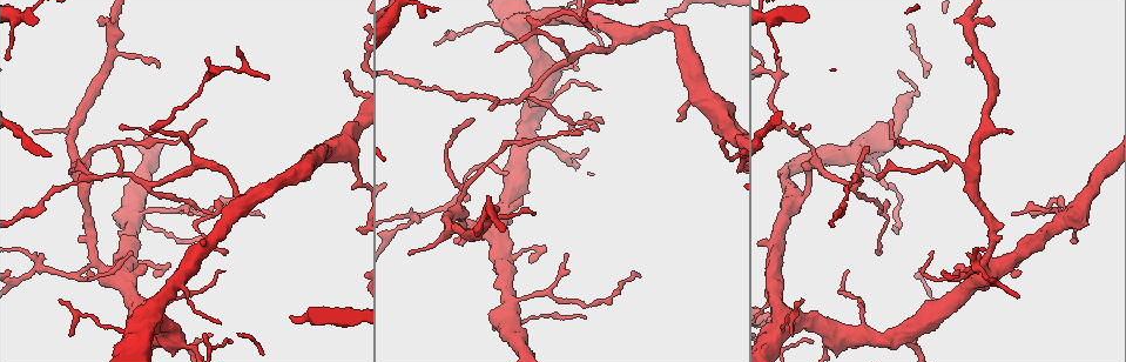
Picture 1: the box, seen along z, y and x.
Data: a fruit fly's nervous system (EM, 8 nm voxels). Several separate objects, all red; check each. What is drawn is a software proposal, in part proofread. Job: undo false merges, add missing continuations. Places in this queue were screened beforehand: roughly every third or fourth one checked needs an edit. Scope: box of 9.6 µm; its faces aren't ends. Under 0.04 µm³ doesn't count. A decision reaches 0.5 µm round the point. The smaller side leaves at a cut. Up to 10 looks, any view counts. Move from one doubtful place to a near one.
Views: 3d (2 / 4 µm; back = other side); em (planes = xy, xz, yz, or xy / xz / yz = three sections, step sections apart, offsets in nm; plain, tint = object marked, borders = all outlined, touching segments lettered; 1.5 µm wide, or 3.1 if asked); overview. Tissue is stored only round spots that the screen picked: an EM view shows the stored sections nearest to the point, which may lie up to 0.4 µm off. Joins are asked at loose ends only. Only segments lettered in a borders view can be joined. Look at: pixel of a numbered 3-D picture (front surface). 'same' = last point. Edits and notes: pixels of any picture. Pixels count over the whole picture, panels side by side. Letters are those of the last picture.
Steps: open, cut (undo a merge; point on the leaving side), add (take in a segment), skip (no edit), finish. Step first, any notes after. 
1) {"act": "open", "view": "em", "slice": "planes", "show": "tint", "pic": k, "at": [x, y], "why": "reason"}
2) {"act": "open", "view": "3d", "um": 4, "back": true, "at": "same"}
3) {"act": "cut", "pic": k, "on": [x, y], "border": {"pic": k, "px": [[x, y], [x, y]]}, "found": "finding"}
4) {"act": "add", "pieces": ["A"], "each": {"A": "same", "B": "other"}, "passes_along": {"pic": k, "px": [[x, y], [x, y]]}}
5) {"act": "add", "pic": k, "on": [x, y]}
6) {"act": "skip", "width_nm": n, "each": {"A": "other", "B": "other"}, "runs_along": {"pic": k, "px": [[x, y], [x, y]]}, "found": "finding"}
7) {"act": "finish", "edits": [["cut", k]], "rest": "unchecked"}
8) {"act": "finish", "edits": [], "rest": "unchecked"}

{"act": "open", "view": "em", "slice": "planes", "show": "plain", "pic": 1, "at": [509, 305], "why": "side arm on a straight run"}

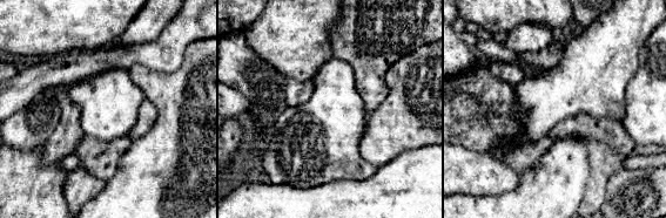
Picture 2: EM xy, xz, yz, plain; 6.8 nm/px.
{"act": "open", "view": "em", "slice": "planes", "show": "tint", "at": "same", "why": "where the object lies"}

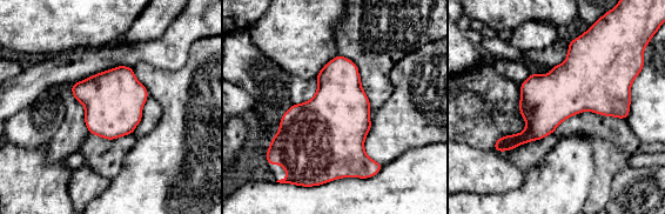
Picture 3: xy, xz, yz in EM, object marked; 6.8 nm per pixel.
{"act": "open", "view": "em", "slice": "planes", "show": "borders", "at": "same"}

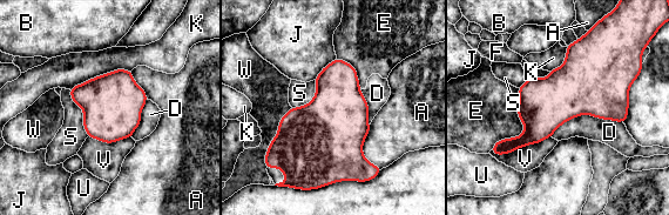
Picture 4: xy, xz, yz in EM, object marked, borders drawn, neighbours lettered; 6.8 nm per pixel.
{"act": "skip", "each": {"A": "other", "B": "other", "D": "other", "E": "other", "F": "other", "J": "other", "K": "other", "S": "other", "U": "other", "V": "other", "W": "other"}, "border": {"pic": 4, "px": [[68, 89], [88, 135]]}, "found": "continuous, no second neuron"}

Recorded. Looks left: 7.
{"act": "open", "view": "3d", "um": 2, "pic": 1, "at": [456, 214], "why": "a fork"}

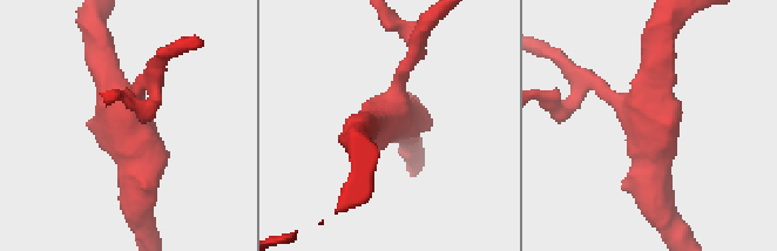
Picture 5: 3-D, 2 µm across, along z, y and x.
{"act": "open", "view": "em", "slice": "xz", "step": 8, "show": "borders", "pic": 5, "at": [129, 117], "arms": 3, "why": "need the tissue"}

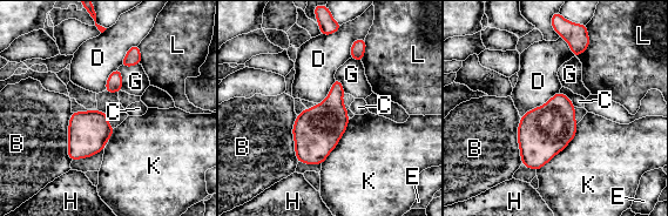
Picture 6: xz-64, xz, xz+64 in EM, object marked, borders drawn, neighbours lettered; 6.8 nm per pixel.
{"act": "skip", "each": {"B": "other", "C": "other", "D": "other", "E": "other", "G": "other", "H": "other", "K": "other", "L": "other"}, "border": {"pic": 6, "px": [[559, 90], [546, 102], [520, 116]]}, "found": "all the same neuron"}

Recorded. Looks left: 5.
{"act": "open", "view": "em", "slice": "xz", "step": 4, "show": "borders", "pic": 1, "at": [874, 179], "why": "thin end"}

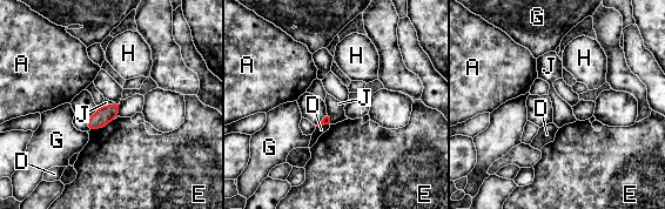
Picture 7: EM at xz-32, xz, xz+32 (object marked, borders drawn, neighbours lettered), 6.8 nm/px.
{"act": "skip", "longest_contact_nm": ["E", 190], "each": {"A": "other", "D": "other", "E": "other", "G": "other", "H": "other", "J": "other"}, "border": {"pic": 7, "px": [[327, 112], [331, 123]]}, "found": "none of them fits"}

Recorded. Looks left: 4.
{"act": "open", "view": "3d", "um": 2, "pic": 1, "at": [669, 16], "why": "an open end"}

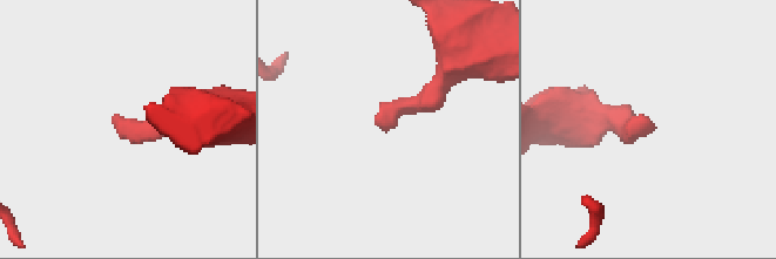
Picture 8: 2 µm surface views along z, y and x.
{"act": "open", "view": "em", "slice": "planes", "show": "borders", "pic": 8, "at": [114, 124]}

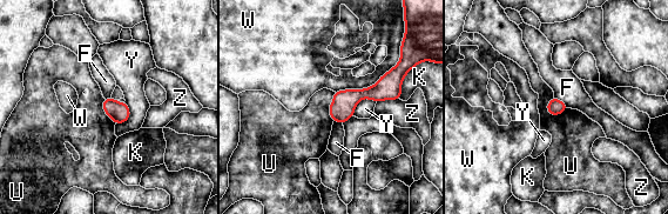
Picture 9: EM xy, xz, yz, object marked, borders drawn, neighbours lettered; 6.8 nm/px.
{"act": "skip", "each": {"F": "other", "K": "other", "U": "other", "W": "other", "Y": "other", "Z": "other"}, "border": {"pic": 9, "px": [[546, 104], [551, 114], [567, 108]]}, "found": "no lettered segment goes on from it"}

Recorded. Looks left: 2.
{"act": "finish", "edits": [], "rest": "unchecked"}

